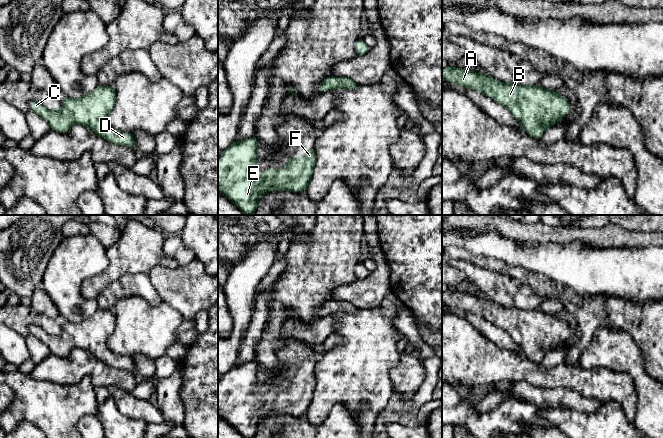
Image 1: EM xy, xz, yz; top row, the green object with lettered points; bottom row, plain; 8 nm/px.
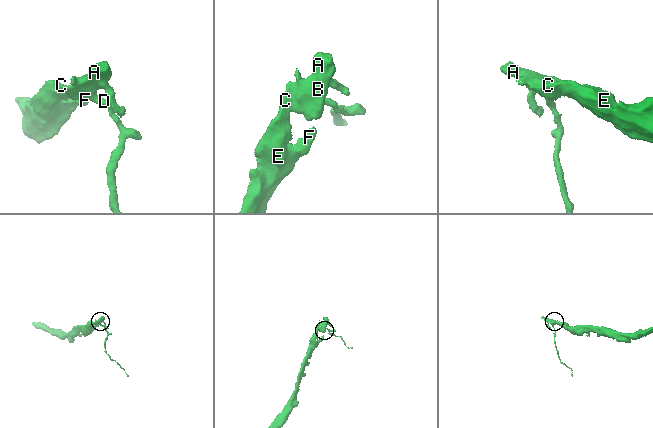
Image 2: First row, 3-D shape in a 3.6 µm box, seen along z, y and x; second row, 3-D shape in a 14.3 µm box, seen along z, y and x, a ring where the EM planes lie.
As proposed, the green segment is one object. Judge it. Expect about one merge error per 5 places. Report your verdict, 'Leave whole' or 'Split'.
Leave whole

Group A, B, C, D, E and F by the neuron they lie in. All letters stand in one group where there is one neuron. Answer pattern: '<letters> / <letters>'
A B C D E F

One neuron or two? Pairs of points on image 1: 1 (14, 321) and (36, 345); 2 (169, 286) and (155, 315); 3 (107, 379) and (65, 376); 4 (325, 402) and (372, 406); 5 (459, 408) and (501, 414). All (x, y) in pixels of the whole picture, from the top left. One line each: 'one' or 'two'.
1: two
2: two
3: one
4: one
5: one

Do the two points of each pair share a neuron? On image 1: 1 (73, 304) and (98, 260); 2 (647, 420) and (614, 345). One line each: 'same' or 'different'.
1: same
2: same

